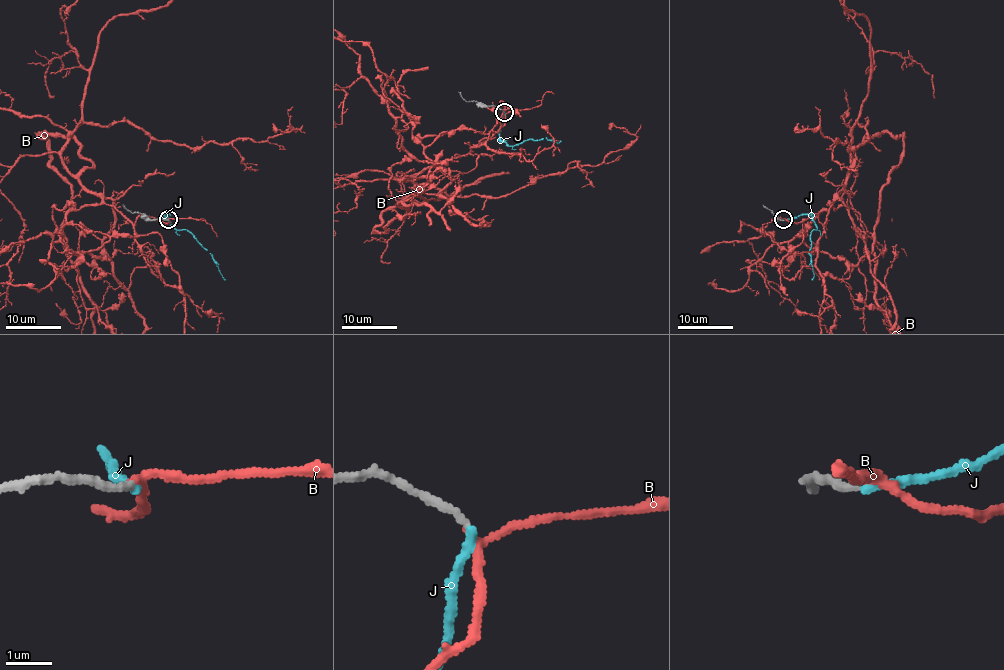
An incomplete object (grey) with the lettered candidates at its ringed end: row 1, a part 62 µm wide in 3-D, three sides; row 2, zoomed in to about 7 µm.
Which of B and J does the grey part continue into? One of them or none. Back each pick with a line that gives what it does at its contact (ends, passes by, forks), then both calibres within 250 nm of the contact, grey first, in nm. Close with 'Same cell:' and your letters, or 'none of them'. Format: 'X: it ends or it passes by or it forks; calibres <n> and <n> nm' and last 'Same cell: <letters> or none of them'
B: it passes by; calibres 180 and 150 nm
Same cell: B

